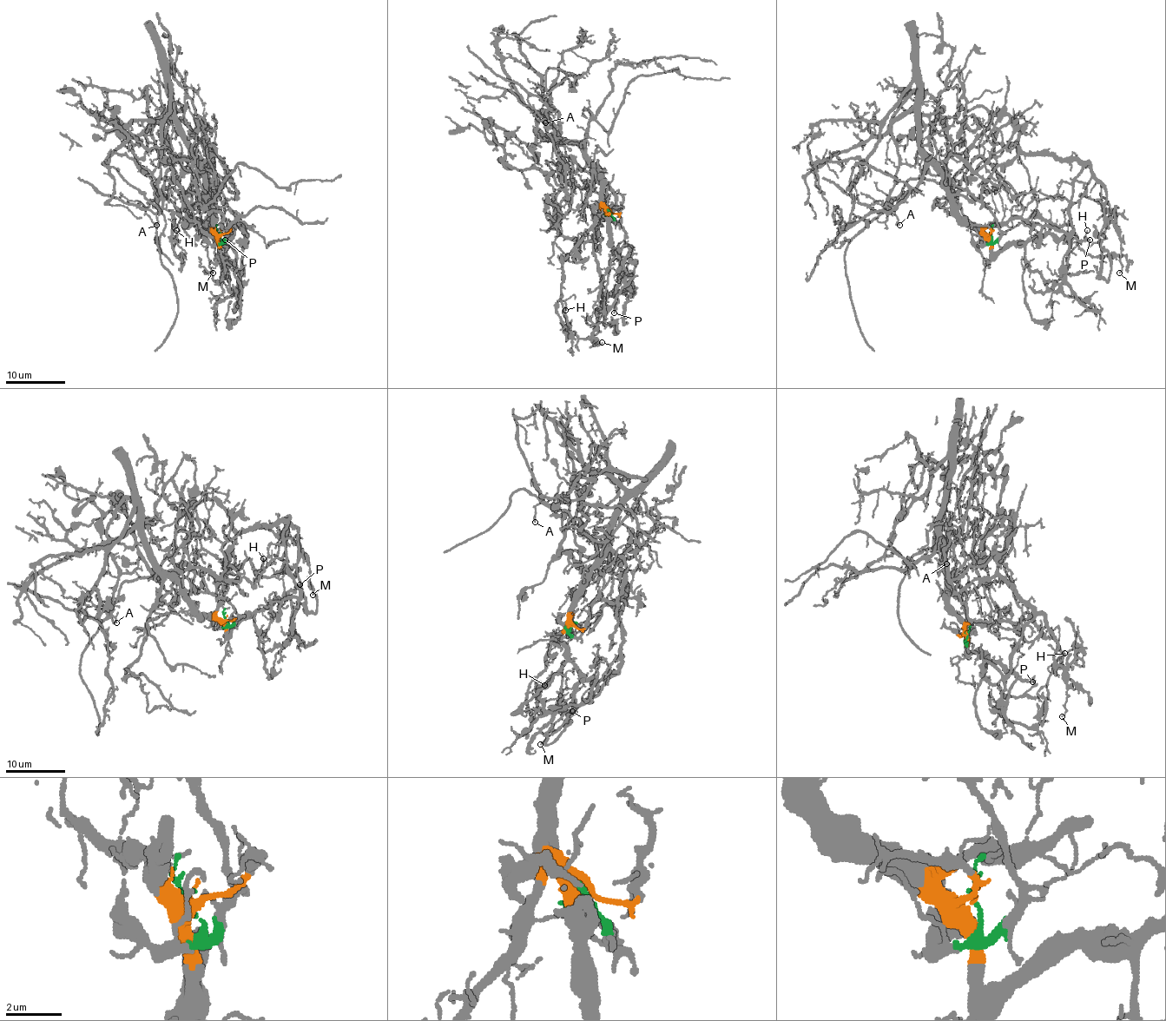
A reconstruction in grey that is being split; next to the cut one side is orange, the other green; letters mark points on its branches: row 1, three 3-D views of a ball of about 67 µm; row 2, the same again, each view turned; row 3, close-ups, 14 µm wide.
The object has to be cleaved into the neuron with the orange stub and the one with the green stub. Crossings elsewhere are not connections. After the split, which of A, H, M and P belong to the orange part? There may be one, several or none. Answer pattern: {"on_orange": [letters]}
{"on_orange": ["H", "P"]}

